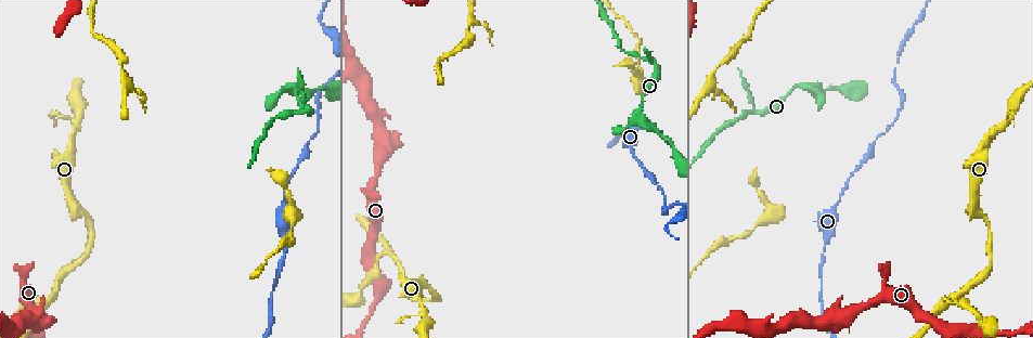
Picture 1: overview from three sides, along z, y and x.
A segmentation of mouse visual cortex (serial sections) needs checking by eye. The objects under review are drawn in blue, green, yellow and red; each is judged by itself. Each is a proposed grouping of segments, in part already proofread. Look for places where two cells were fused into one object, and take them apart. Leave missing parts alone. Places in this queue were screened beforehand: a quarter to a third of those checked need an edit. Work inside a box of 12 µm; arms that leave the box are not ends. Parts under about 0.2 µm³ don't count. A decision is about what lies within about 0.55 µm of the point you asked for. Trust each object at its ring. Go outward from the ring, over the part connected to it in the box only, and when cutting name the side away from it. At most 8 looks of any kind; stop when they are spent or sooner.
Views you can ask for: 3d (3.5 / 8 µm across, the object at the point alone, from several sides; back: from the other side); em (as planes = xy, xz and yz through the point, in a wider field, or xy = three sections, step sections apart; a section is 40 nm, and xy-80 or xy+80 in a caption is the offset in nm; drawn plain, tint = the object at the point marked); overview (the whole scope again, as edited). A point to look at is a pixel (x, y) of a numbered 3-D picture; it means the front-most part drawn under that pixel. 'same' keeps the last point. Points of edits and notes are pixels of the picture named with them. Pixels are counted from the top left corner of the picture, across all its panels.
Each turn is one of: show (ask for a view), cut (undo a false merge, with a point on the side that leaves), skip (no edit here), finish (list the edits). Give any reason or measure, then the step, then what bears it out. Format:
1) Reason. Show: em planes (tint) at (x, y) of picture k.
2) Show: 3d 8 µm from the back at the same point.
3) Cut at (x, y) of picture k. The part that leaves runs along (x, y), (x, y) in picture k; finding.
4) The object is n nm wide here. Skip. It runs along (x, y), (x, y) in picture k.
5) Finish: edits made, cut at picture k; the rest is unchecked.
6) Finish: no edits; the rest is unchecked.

Show: 3d 3.5 µm at (285, 249) of picture 1.

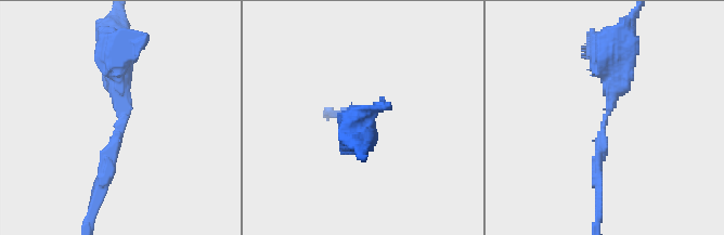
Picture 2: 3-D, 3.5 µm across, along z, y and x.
The arms are 150, 350 nm wide. Show: em xy step 1 (tint) at (124, 122) of picture 2.

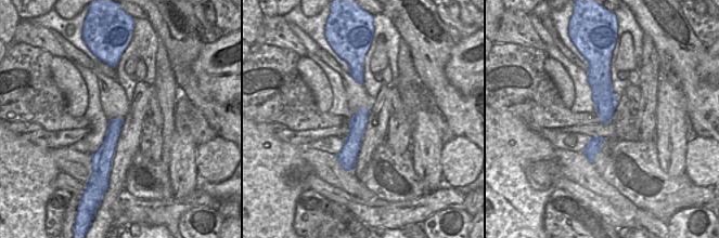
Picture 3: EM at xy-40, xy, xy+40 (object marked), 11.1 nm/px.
The object is 170 nm wide here. Skip. It runs along (363, 110), (346, 162) in picture 3; continuous, no second cell.

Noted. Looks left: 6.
Calibre changes. Show: 3d 3.5 µm at (435, 291) of picture 1.

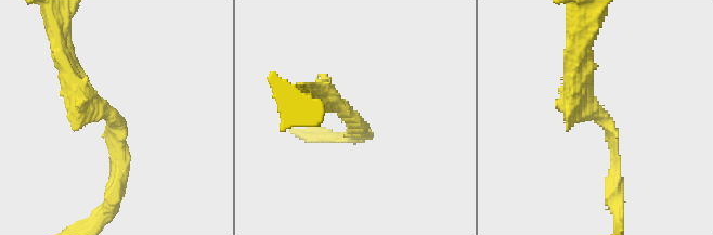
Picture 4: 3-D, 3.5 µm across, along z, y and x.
The arms are 150, 300 nm wide; shape alone is not enough. Show: em xy step 3 (tint) at (109, 114) of picture 4.

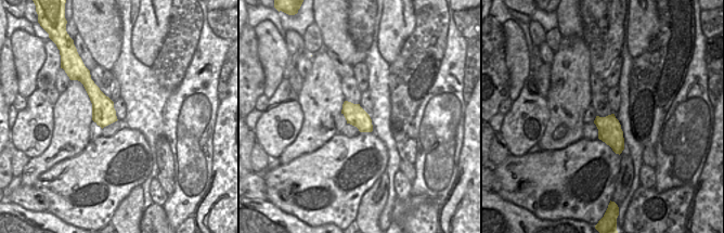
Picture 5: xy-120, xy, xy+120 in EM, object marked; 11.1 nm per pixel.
Another direction. Show: em xy step 1 (tint) at the same point.

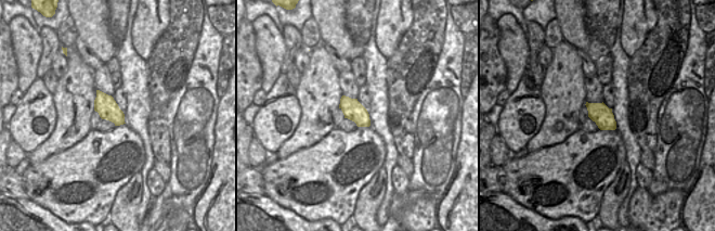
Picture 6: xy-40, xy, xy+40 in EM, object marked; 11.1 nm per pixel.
The object is 220 nm wide here. Skip. It runs along (65, 69), (115, 122), (118, 183) in picture 4; one cell here.

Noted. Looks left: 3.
Three-way junction. Show: 3d 8 µm at (48, 301) of picture 1.

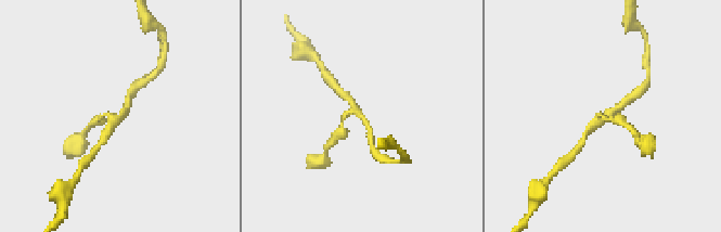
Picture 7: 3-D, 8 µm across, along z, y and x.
3 arms meet here; the arms are 150, 250, 250 nm wide. Show: em planes (tint) at (360, 117) of picture 7.

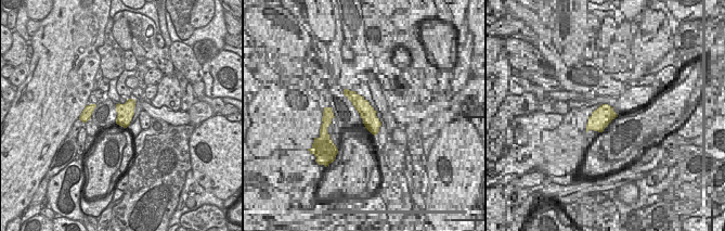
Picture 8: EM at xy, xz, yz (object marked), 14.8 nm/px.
The object is 260 nm wide here. Skip. It runs along (127, 100), (120, 117), (100, 118) in picture 7; one cell here.

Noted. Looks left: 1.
Finish: no edits; the rest is unchecked.

